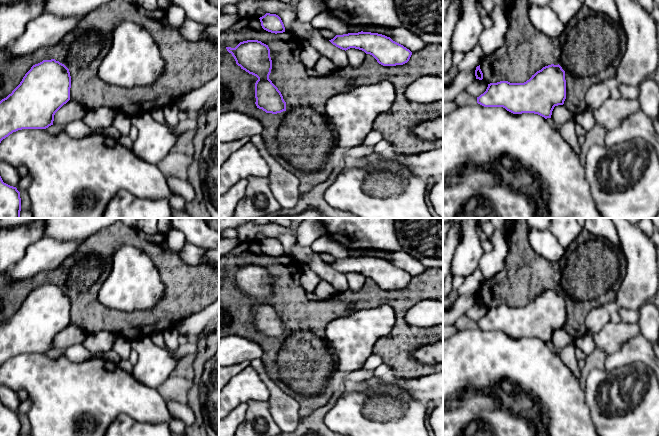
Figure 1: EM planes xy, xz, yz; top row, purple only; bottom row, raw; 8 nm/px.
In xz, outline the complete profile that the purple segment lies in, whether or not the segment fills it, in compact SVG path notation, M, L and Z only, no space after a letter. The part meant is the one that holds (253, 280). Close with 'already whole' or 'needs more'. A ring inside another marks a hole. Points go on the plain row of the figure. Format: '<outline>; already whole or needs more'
M258 264L240 266L235 272L226 271L236 288L258 302L255 307L256 330L266 337L286 335L286 326L281 316L269 303L272 284L268 269Z; already whole

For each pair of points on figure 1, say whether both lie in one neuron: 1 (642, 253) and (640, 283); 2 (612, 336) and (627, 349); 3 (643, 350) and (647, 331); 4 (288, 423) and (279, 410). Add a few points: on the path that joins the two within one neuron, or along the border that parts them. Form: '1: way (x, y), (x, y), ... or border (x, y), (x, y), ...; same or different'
1: way (641, 260), (641, 276); same
2: border (639, 332), (629, 337), (617, 349), (607, 354); different
3: border (639, 333), (648, 340); different
4: way (287, 420), (282, 413); same

